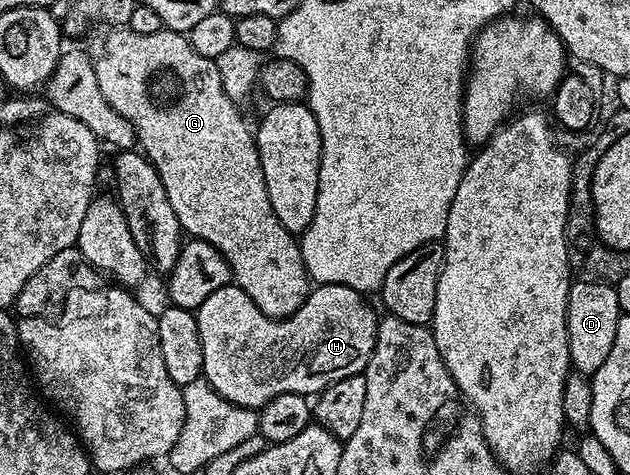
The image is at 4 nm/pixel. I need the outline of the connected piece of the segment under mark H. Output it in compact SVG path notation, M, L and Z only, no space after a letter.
M236 284L218 288L215 292L211 292L211 296L207 296L207 300L203 300L203 304L199 304L199 308L195 312L197 323L199 324L199 344L203 344L203 368L201 369L201 373L205 381L211 384L211 388L215 388L215 392L219 392L219 396L231 400L237 406L245 406L249 410L262 408L281 393L316 396L322 390L326 390L331 384L335 384L335 380L343 380L347 376L355 376L362 373L365 366L371 360L371 352L375 348L379 314L376 314L369 307L369 301L370 299L366 295L361 294L355 288L347 288L343 284L317 284L310 289L301 307L291 316L287 316L286 318L268 318L266 314L259 312L259 308L255 308L255 300L251 300L251 296L247 296L247 292L240 290Z

